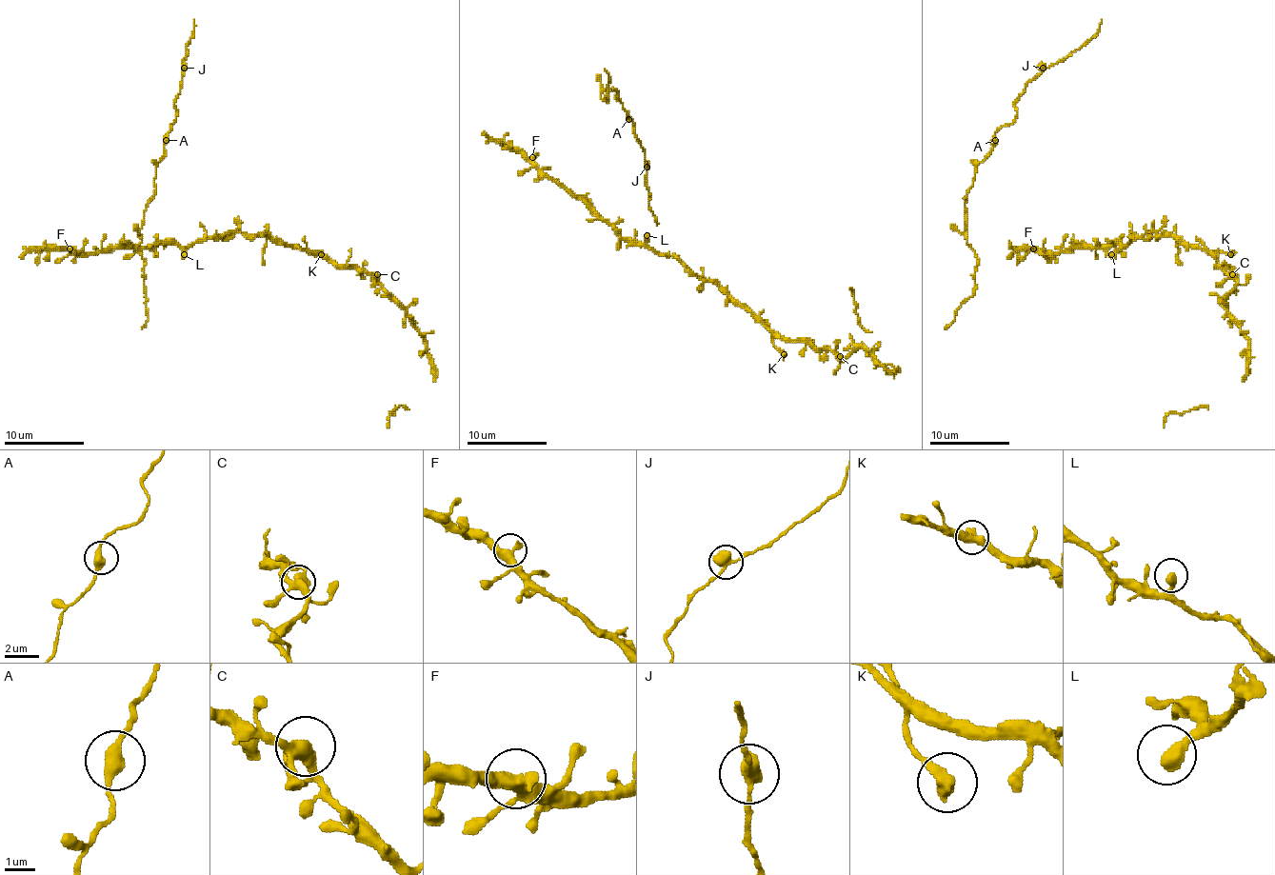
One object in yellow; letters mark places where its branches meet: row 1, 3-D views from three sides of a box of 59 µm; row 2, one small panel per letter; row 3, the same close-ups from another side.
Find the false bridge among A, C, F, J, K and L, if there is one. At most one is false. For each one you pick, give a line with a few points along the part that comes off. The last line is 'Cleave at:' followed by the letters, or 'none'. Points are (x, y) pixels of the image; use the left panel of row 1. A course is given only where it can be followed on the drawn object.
Cleave at: none

